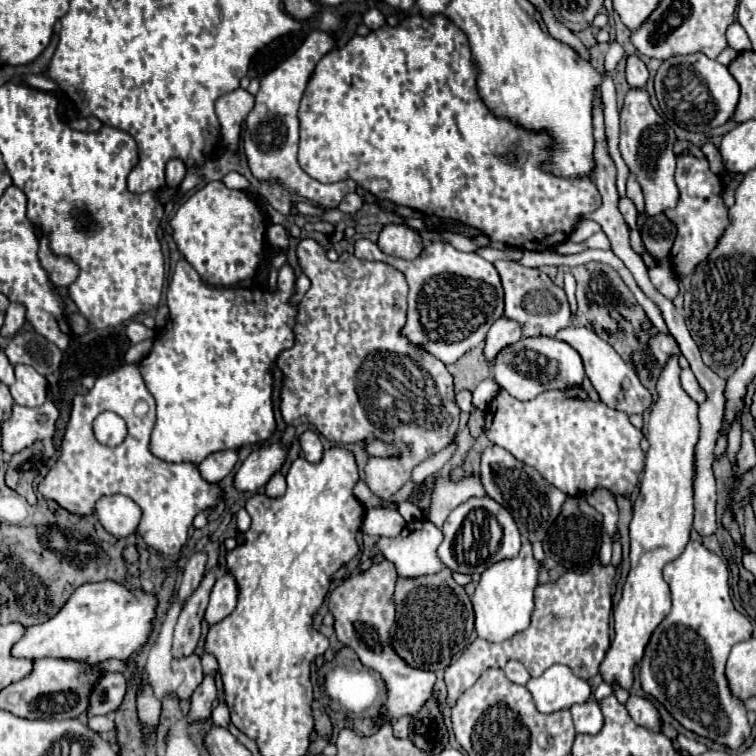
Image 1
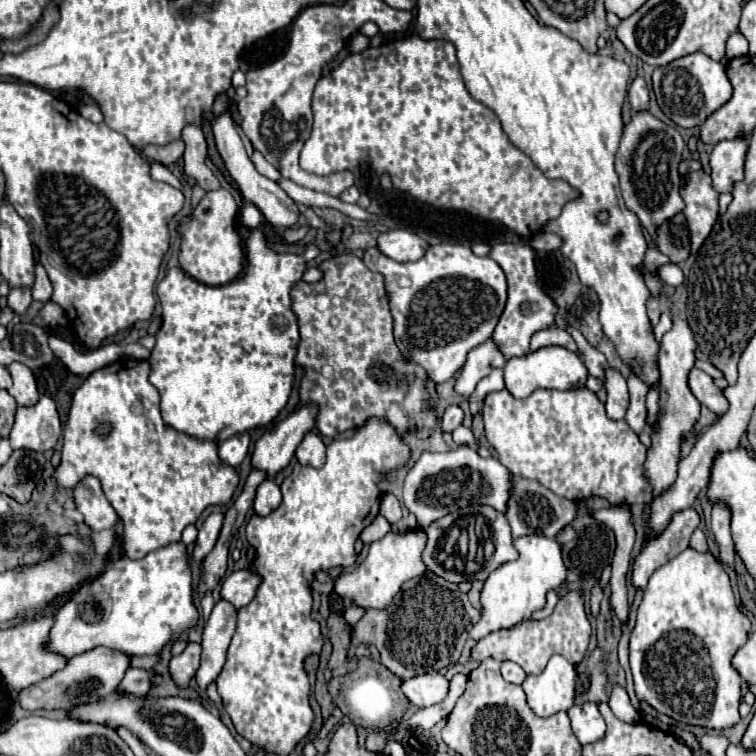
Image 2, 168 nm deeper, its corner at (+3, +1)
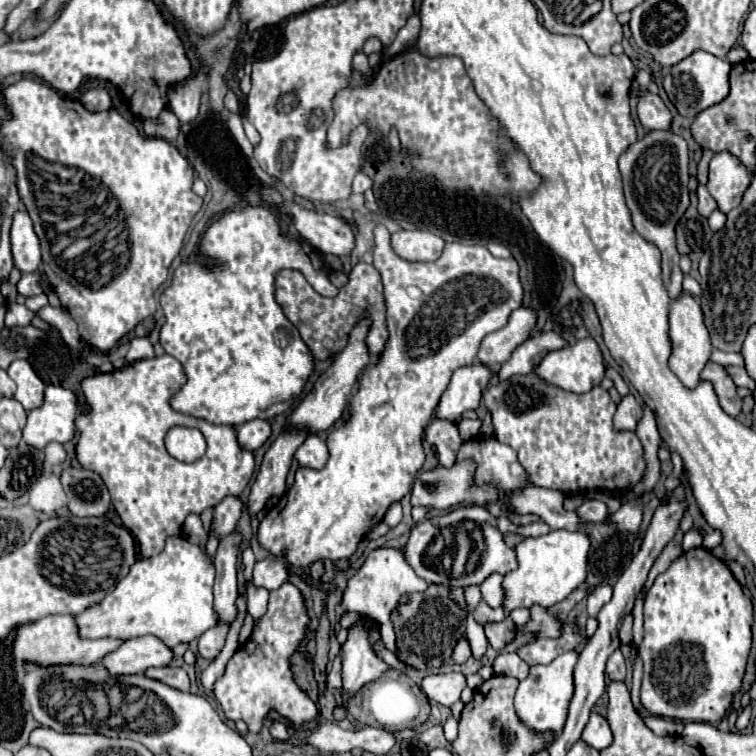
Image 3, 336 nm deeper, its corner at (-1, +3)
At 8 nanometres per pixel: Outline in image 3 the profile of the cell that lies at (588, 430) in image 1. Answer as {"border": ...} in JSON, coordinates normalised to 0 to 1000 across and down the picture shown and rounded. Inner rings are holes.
{"border":[[[698,493],[643,515],[638,530],[651,549],[656,581],[661,586],[675,589],[685,599],[685,610],[706,642],[725,644],[746,655],[765,655],[772,649],[807,649],[815,655],[825,655],[825,649],[839,647],[854,631],[852,591],[839,570],[815,570],[815,597],[812,597],[810,544],[815,544],[815,536],[810,533],[804,517],[796,512],[783,512],[778,520],[765,522],[725,509],[714,504],[706,493]]]}

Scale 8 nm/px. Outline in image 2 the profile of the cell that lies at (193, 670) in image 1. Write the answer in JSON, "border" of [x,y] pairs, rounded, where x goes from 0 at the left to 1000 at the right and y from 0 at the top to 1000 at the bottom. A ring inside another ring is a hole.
{"border":[[[249,851],[249,856],[243,858],[241,866],[228,869],[225,890],[238,909],[246,909],[251,903],[251,898],[259,893],[262,880],[265,880],[265,853]]]}

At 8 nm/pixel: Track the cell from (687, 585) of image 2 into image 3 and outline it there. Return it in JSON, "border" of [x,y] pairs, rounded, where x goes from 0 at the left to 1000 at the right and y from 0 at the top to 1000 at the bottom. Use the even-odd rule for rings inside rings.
{"border":[[[931,724],[902,731],[902,737],[889,742],[889,747],[868,763],[852,795],[852,845],[847,851],[847,872],[852,880],[847,909],[849,935],[870,948],[950,956],[966,938],[971,917],[981,911],[995,856],[995,821],[995,798],[981,784],[979,771],[960,745]]]}

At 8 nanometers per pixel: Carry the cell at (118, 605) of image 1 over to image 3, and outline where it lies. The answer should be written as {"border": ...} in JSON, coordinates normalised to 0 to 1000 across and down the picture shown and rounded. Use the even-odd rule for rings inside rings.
{"border":[[[225,710],[220,716],[220,724],[212,734],[198,739],[183,739],[172,758],[156,769],[153,779],[140,784],[140,790],[132,798],[119,800],[108,811],[101,811],[101,829],[106,843],[111,845],[175,845],[175,843],[190,843],[204,840],[209,843],[220,856],[233,856],[235,851],[249,851],[254,845],[262,845],[272,832],[283,829],[288,816],[280,803],[280,774],[283,774],[283,747],[278,739],[267,731],[262,721],[254,721],[243,710]]]}

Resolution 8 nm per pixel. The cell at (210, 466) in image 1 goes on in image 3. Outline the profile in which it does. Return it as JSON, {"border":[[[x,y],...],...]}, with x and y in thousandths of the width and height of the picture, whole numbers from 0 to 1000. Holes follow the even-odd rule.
{"border":[[[347,554],[328,557],[328,560],[317,562],[317,565],[312,565],[312,578],[315,578],[315,589],[320,594],[339,597],[357,578],[357,560],[347,557]]]}

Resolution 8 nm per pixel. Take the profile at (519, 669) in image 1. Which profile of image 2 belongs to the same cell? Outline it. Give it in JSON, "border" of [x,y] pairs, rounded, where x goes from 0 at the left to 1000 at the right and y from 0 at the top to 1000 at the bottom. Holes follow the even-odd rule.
{"border":[[[667,874],[664,877],[664,896],[672,901],[672,903],[683,903],[683,906],[690,906],[696,890],[688,880],[683,880],[680,874]]]}

